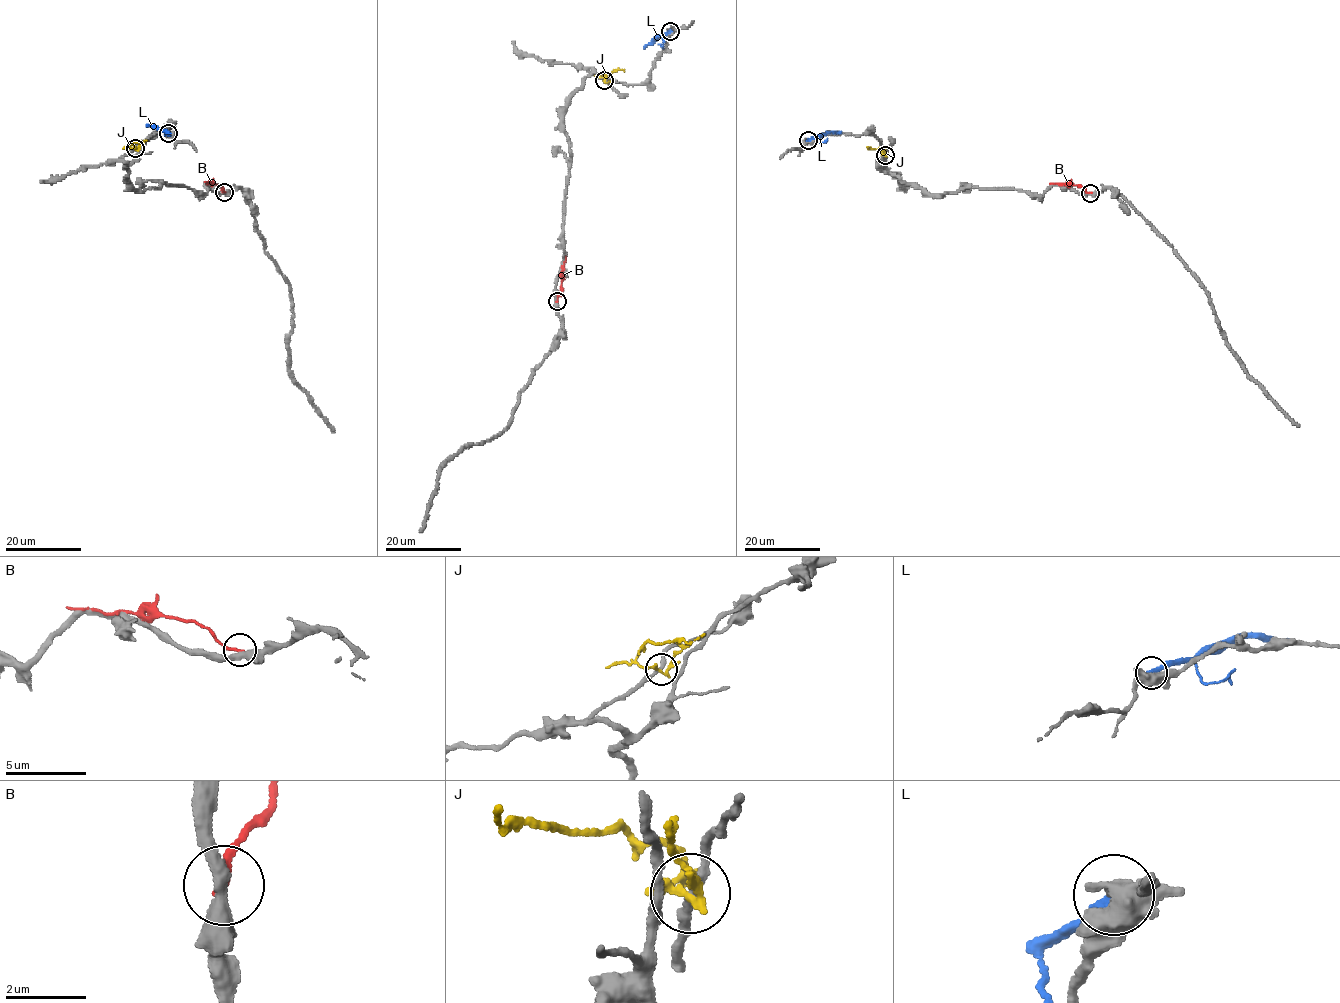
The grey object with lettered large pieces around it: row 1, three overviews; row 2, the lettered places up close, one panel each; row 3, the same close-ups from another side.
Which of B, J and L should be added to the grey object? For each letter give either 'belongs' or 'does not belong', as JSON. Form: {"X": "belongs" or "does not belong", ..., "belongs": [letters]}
{"B": "does not belong", "J": "does not belong", "L": "does not belong", "belongs": []}

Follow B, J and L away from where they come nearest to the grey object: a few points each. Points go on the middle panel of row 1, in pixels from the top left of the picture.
B: (557, 301), (561, 292), (566, 257)
J: (604, 80), (603, 76), (608, 73), (618, 69), (624, 71)
L: (670, 30), (654, 37), (643, 47)

